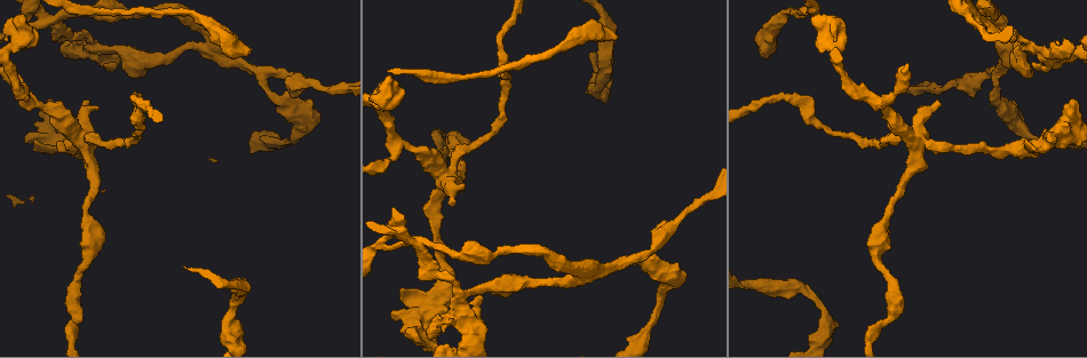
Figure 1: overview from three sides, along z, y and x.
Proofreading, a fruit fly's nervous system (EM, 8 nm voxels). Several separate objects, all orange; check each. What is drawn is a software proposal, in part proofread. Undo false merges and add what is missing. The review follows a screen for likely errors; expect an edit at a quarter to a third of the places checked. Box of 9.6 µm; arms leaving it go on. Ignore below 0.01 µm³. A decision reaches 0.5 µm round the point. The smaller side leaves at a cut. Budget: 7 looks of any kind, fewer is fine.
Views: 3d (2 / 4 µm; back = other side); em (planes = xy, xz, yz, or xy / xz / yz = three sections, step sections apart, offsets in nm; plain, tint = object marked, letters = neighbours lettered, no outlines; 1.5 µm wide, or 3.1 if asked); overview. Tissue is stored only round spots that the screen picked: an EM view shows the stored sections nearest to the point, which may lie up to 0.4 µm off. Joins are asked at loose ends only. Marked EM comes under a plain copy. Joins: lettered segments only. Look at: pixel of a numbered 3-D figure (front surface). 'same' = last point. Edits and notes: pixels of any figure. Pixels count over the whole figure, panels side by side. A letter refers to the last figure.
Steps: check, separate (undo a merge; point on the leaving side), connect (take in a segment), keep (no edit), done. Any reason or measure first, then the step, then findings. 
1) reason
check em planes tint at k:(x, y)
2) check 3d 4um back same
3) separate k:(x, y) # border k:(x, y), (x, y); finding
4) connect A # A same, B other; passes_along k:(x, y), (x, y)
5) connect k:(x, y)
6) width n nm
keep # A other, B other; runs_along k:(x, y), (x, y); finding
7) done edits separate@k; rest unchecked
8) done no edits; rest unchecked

abrupt turn
check em planes tint at 1:(31, 11)

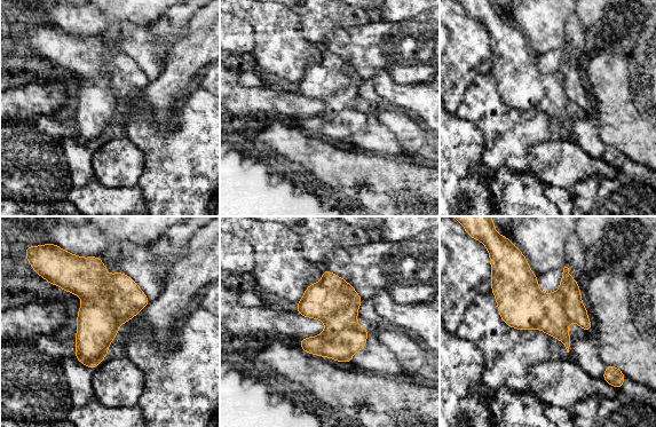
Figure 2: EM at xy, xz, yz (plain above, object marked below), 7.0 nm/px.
see the neighbours
check em planes letters same

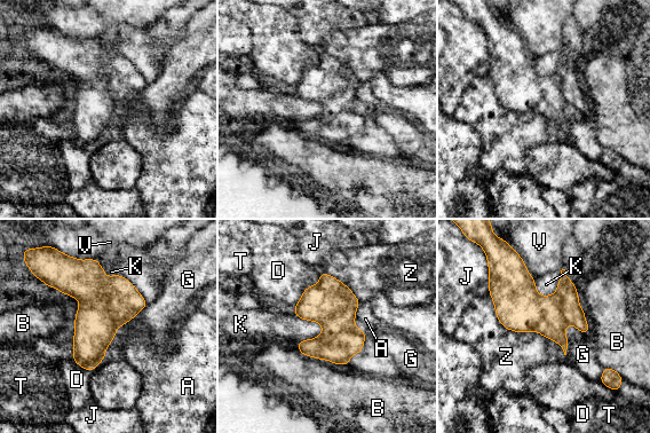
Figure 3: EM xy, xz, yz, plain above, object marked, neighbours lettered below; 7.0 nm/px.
width 280 nm
separate 3:(82, 280) # A other, B other, D other, G other, J other, K other, T other, V other, Z other; a second neuron is stuck on

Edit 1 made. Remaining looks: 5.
free end
check em yz step 8 tint at 1:(449, 204)

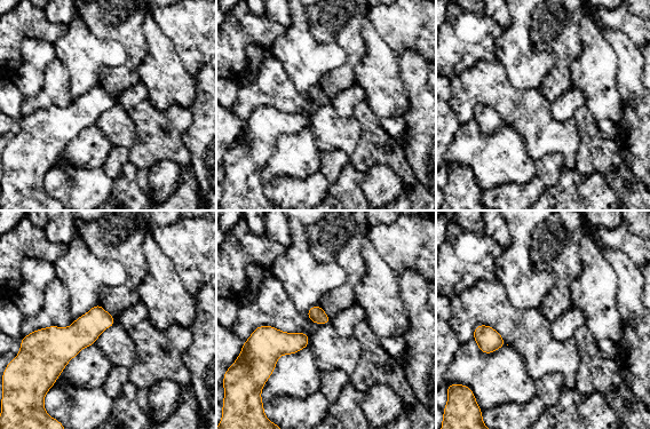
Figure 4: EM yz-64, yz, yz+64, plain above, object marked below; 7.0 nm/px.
check em planes letters same

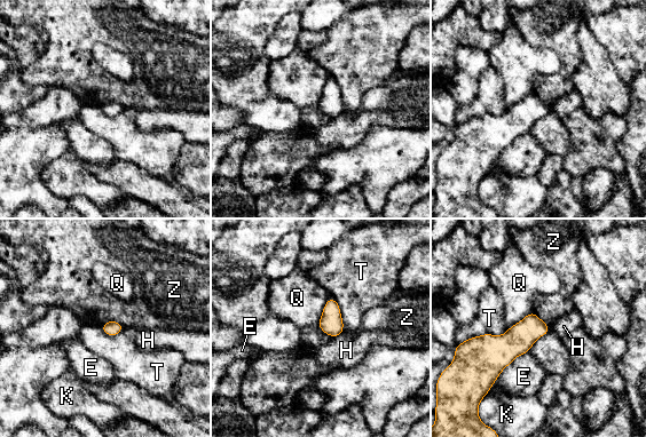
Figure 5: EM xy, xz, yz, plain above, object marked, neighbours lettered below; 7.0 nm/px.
keep # E other, H other, K other, Q other, T other, Z other; border 5:(509, 328), (463, 342); no lettered segment goes on from it

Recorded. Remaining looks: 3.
a fork
check em yz step 8 tint at 1:(996, 76)

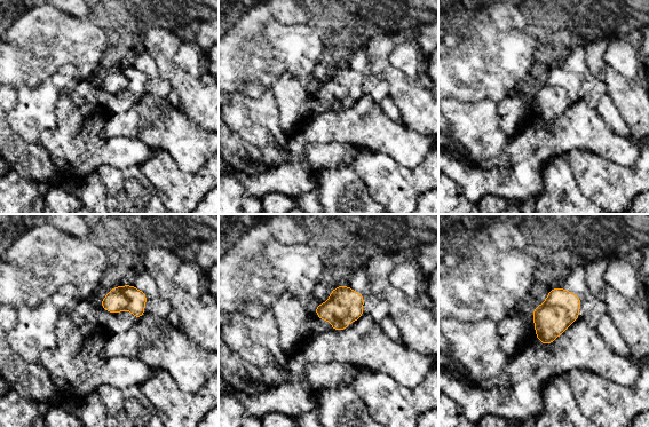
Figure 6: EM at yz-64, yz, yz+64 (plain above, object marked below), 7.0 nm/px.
see the neighbours
check em yz step 8 letters same

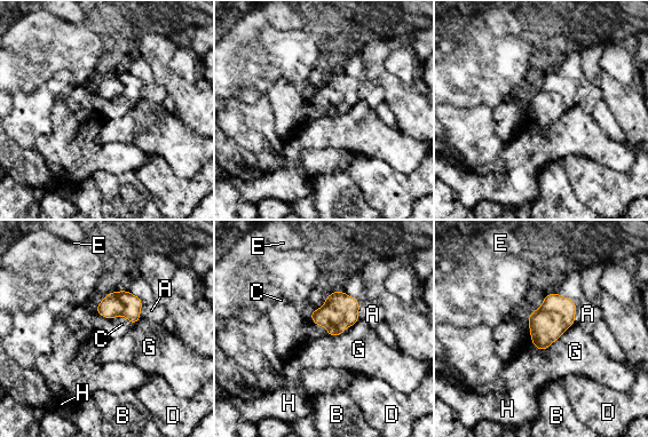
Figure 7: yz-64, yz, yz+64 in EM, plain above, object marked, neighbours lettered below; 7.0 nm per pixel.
separate 7:(564, 307) # A other, B other, C other, D other, E other, G other, H other; a second neuron is stuck on

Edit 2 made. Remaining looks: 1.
done edits separate@3, separate@7; rest unchecked

